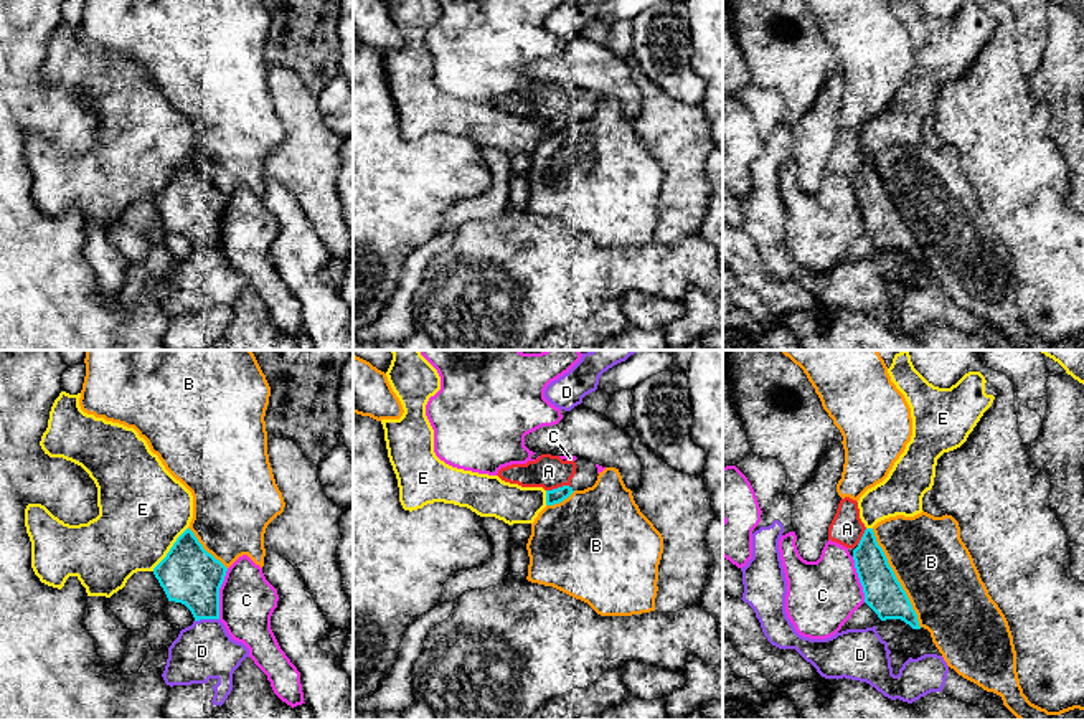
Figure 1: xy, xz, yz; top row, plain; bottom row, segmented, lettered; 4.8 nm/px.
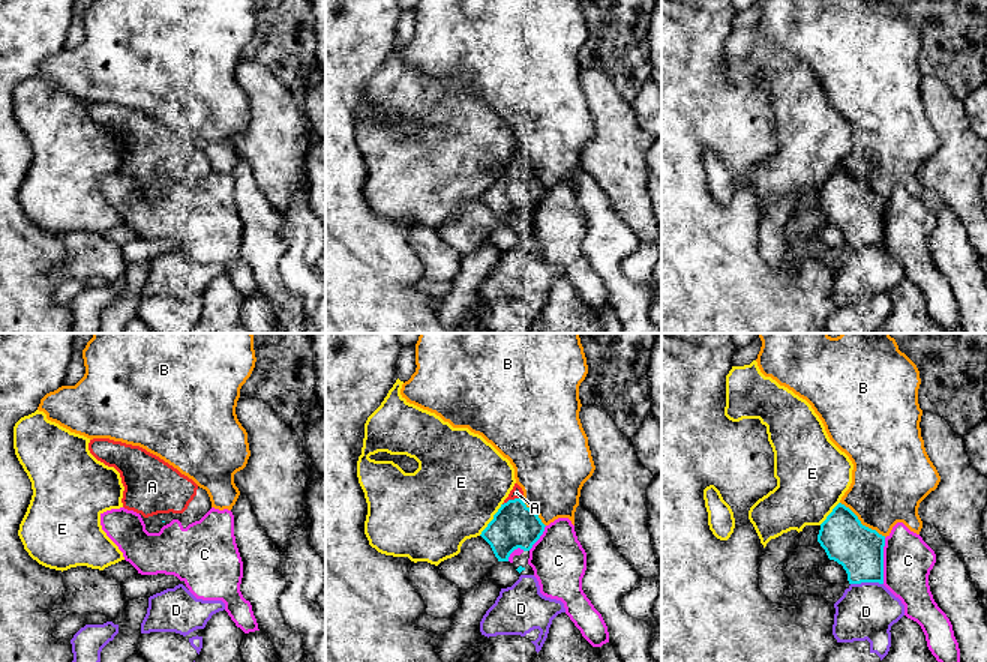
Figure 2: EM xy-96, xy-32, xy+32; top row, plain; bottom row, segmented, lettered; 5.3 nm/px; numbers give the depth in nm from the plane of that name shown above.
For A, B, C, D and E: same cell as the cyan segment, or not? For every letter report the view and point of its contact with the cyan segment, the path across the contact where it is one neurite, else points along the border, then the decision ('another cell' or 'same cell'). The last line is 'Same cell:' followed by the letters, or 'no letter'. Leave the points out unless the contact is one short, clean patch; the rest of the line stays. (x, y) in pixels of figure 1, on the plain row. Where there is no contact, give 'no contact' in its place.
A: meets cyan in xz at (558, 118); same cell
B: meets cyan in yz at (896, 208); another cell
C: meets cyan in xy at (218, 223); another cell
D: meets cyan in xy at (207, 248); another cell
E: meets cyan in xy at (170, 179); border along xy (187, 157), (152, 200); another cell
Same cell: A

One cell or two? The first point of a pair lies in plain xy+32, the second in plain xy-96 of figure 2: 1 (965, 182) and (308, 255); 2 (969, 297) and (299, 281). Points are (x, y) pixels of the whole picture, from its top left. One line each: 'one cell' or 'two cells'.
1: two cells
2: two cells

